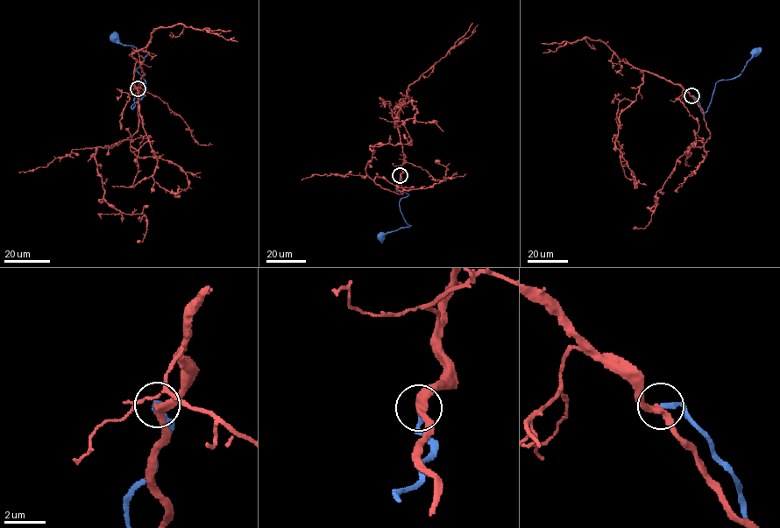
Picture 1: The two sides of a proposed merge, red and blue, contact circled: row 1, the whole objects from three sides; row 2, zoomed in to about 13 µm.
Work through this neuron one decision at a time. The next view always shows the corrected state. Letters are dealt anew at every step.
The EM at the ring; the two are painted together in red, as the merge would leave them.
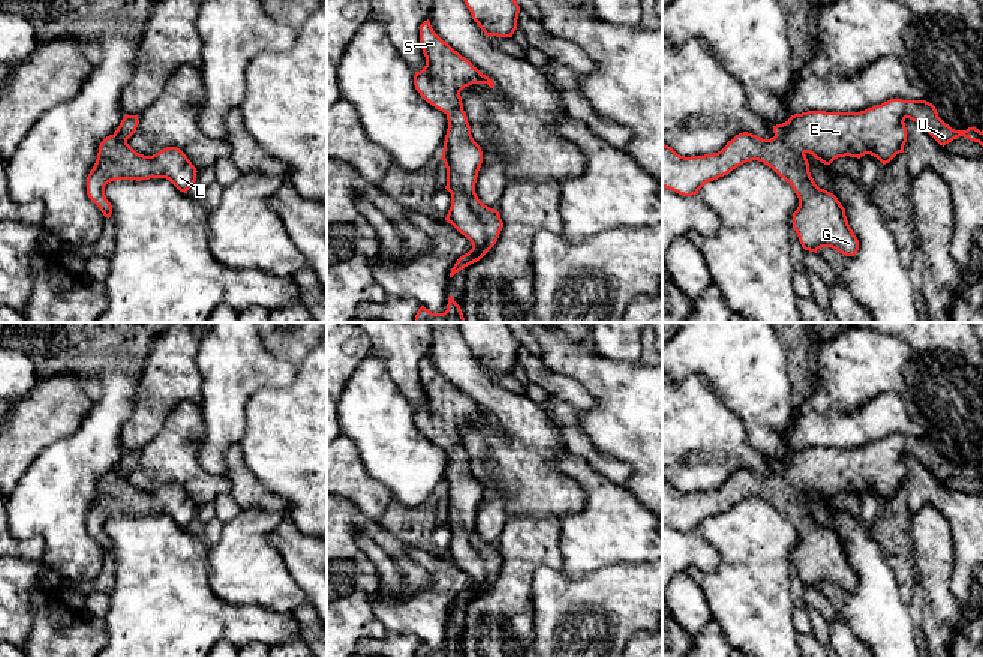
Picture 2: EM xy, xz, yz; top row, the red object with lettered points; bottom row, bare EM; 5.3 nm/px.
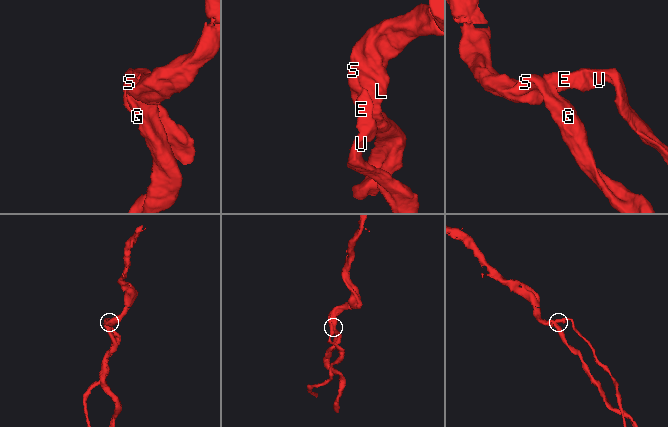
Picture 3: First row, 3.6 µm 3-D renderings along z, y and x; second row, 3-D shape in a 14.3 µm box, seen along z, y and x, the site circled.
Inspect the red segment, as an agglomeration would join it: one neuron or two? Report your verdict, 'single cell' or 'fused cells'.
single cell

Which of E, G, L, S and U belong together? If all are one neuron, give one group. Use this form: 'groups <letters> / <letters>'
groups E G L S U

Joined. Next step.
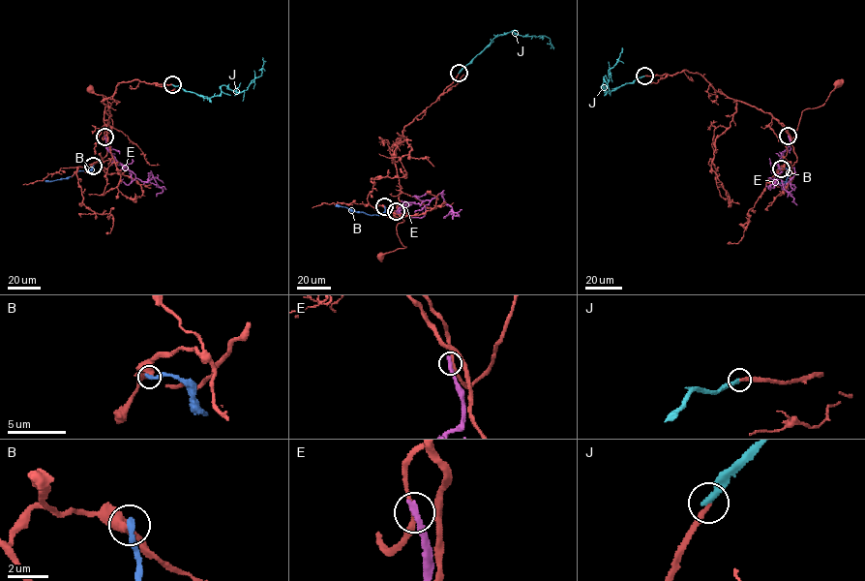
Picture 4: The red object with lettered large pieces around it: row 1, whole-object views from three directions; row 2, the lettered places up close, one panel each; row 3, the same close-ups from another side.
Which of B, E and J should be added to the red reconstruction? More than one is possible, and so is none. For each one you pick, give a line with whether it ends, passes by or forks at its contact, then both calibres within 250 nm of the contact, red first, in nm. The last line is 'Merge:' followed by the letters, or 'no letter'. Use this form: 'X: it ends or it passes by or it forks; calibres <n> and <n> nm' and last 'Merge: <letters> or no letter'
J: it ends; calibres 220 and 280 nm
Merge: J

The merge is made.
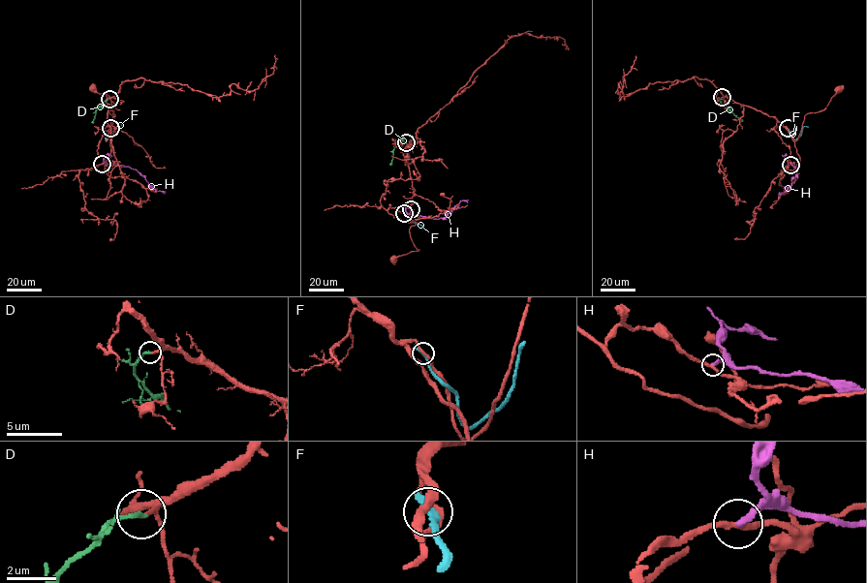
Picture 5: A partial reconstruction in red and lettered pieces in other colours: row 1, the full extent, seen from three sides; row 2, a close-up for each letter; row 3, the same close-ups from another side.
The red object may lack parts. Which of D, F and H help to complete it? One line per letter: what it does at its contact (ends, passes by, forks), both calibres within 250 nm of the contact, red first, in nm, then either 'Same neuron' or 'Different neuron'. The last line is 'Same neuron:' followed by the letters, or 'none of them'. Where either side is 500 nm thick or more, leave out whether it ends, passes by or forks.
D: It ends there. Thickness 110 nm (red) against 170 nm. Same neuron
F: It ends there. Thickness 240 nm (red) against 340 nm. Different neuron
H: It ends there. Thickness 200 nm (red) against 280 nm. Different neuron
Same neuron: D

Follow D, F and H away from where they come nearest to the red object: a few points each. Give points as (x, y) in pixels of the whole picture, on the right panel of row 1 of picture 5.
D: (722, 97), (720, 101), (743, 121)
F: (788, 128), (794, 139), (803, 127), (808, 127)
H: (790, 165), (796, 168), (795, 176), (786, 192), (779, 193), (781, 194)

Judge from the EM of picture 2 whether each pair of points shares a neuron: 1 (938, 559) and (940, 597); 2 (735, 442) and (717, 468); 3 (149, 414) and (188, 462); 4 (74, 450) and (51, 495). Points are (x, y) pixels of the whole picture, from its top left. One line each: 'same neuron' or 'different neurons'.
1: same neuron
2: same neuron
3: different neurons
4: same neuron

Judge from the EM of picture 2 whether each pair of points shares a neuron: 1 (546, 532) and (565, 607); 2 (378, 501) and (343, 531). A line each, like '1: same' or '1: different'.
1: different
2: different

